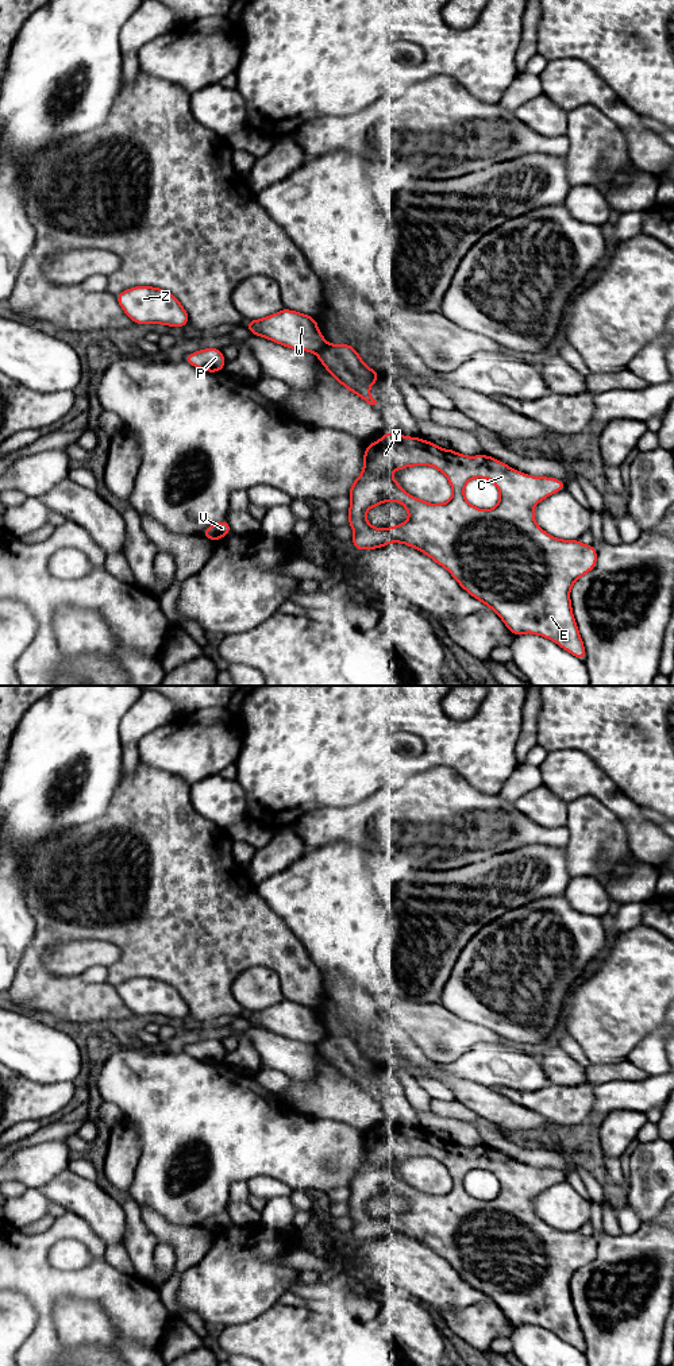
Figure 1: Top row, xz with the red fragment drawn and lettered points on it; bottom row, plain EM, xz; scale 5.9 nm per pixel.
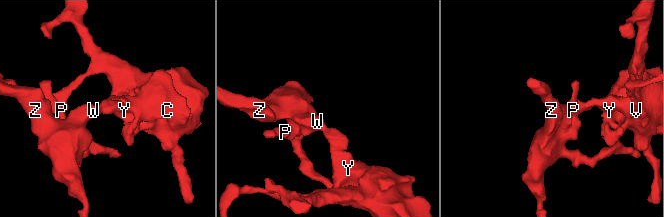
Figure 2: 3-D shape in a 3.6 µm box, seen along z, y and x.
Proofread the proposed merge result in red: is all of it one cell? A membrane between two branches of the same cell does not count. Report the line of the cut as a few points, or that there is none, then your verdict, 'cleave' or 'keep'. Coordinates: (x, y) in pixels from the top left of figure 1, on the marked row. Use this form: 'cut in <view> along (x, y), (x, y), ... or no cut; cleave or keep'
cut in xz along (327, 344), (315, 352); cleave

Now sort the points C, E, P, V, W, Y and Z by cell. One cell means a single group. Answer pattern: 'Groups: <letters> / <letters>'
Groups: C E V Y / P W Z

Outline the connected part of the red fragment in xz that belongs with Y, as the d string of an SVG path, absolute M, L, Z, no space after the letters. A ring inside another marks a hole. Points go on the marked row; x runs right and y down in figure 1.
M386 432L366 447L363 471L353 482L347 514L357 551L377 549L389 543L413 547L444 567L471 597L494 610L513 636L534 633L556 643L582 661L586 659L573 616L570 589L596 567L597 549L579 540L561 540L546 533L534 516L536 503L566 489L563 481L527 475L489 455L466 456L416 436ZM412 466L438 468L450 481L452 498L444 503L428 503L409 495L390 472ZM474 478L489 479L500 490L500 501L493 509L482 510L466 501L465 486ZM388 501L400 502L409 518L386 529L371 526L366 512Z

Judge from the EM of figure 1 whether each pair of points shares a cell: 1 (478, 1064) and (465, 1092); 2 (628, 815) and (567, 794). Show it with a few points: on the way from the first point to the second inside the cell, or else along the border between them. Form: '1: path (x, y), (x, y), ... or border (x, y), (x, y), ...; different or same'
1: border (441, 1068), (447, 1073), (492, 1088); different
2: path (615, 801), (601, 787), (582, 787); same

